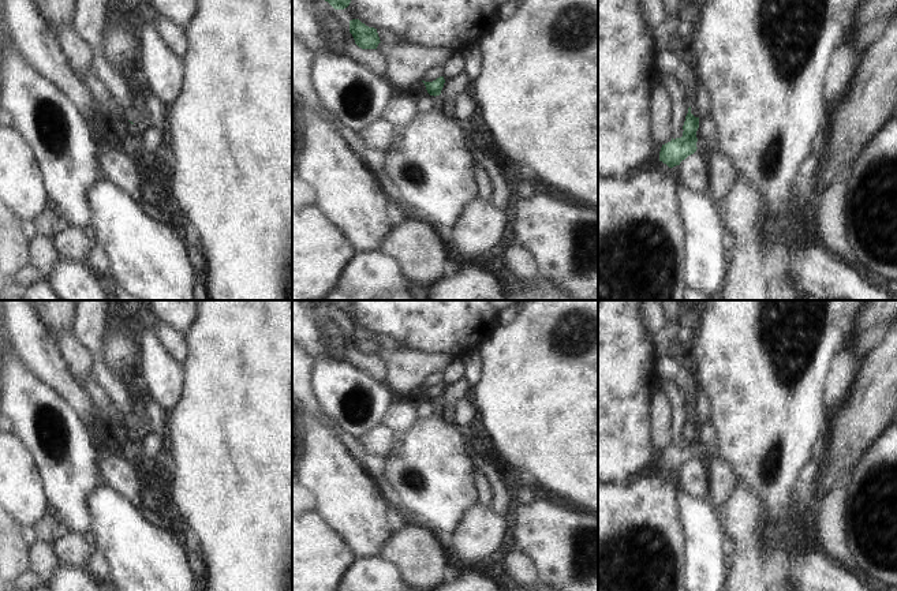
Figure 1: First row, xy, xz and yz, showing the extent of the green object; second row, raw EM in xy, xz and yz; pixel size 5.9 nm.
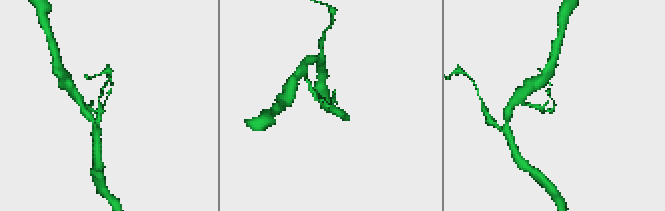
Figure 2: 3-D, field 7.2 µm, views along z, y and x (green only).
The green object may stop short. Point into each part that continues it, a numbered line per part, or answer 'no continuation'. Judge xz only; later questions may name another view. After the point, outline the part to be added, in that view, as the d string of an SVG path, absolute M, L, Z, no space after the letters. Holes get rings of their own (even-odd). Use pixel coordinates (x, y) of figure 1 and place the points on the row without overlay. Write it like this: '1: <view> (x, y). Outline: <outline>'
no continuation.

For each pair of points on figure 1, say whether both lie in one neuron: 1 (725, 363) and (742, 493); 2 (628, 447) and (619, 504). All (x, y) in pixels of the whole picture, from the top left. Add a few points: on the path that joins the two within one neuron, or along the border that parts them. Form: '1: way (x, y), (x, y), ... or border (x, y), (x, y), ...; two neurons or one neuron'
1: border (735, 479), (739, 479), (752, 492), (759, 507); two neurons
2: border (627, 481), (612, 483); two neurons

